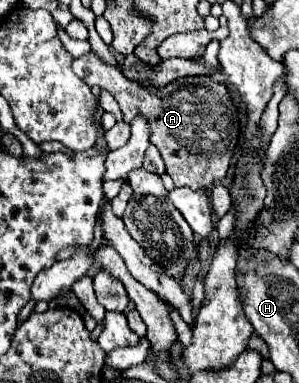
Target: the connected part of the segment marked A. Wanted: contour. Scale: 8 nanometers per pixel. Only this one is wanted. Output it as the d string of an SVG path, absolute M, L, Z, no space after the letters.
M86 53L78 59L74 59L72 63L72 69L74 73L84 79L90 87L92 85L98 85L106 91L110 91L114 95L114 99L118 101L120 105L120 111L124 113L124 121L132 121L134 117L142 115L148 123L150 123L150 141L158 147L164 163L166 163L166 173L174 179L174 185L176 187L190 187L194 191L198 189L208 189L212 187L216 181L224 179L226 177L226 171L230 167L230 161L232 161L232 155L234 155L234 147L238 143L238 133L240 133L240 127L238 127L238 117L236 117L236 107L226 91L226 87L218 81L214 81L212 77L204 77L204 75L190 75L190 77L182 77L182 79L176 79L174 83L168 83L166 87L152 87L152 89L146 89L138 83L132 83L128 81L120 69L116 67L108 67L104 65L96 53Z

